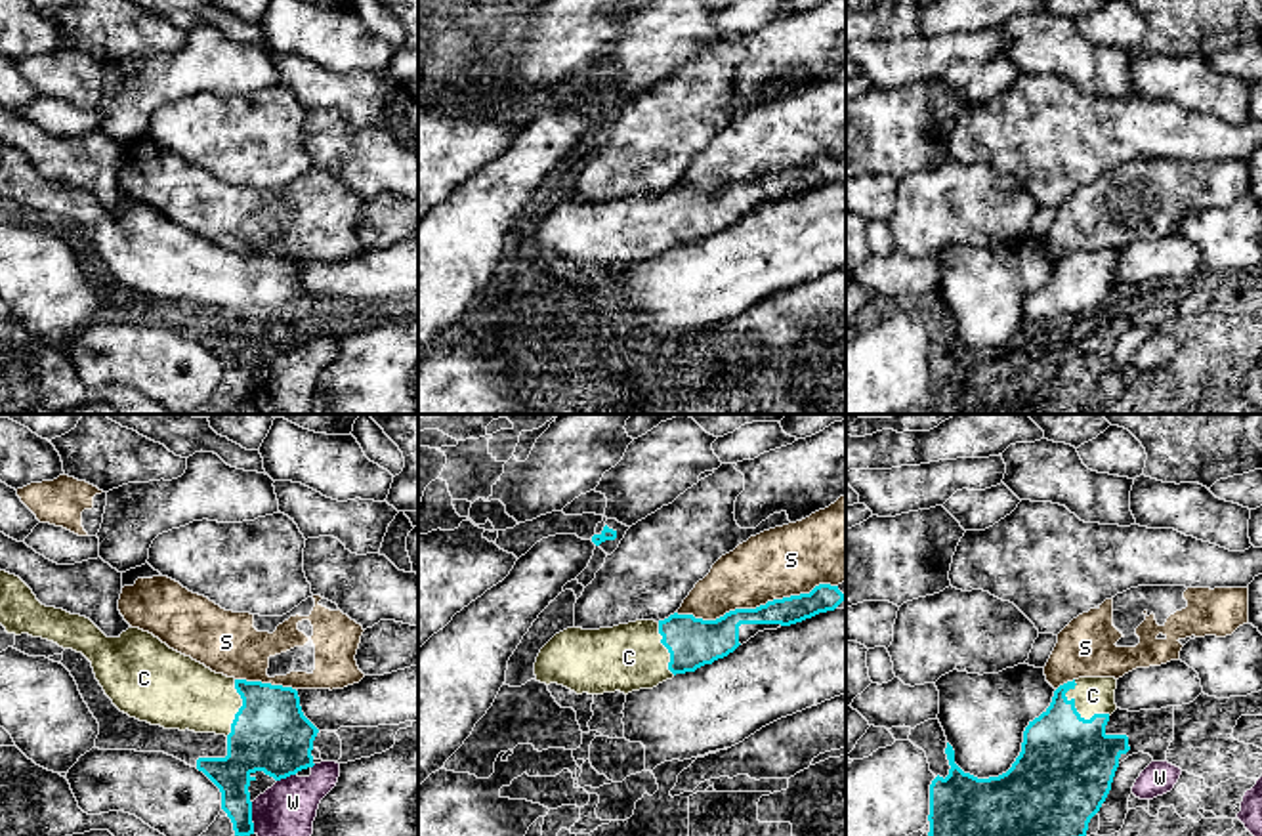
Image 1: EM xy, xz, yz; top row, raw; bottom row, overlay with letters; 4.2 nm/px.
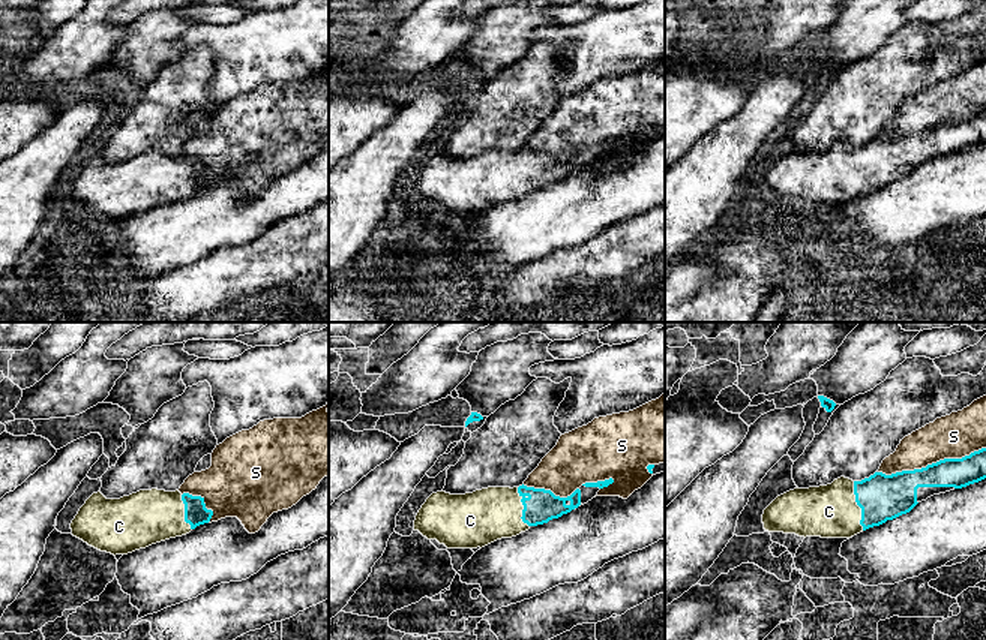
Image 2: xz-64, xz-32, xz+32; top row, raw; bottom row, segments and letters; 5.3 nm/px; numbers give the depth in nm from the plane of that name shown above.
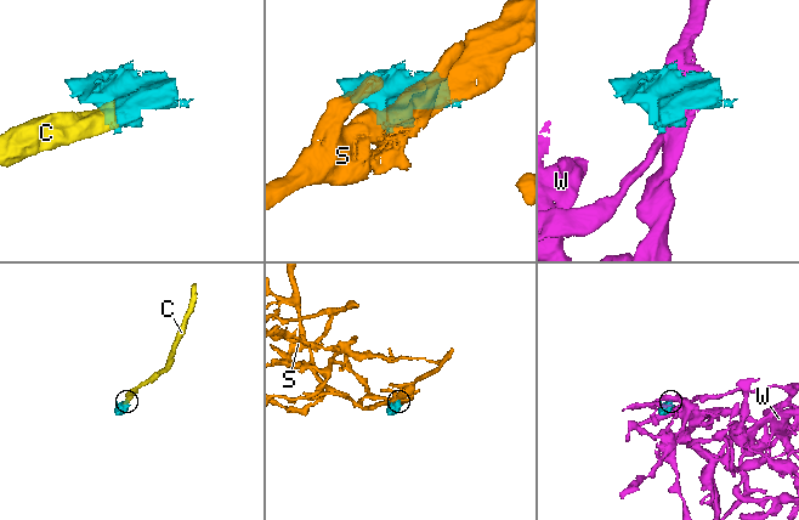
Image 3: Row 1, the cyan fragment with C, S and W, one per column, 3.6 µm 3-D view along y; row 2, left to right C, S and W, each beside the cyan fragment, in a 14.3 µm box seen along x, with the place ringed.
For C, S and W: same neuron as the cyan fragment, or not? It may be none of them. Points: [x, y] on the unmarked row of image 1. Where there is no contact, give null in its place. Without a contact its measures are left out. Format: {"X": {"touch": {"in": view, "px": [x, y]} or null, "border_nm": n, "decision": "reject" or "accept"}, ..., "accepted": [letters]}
{"C": {"touch": {"in": "yz", "px": [1083, 291]}, "border_nm": 220, "decision": "accept"}, "S": {"touch": {"in": "xz", "px": [757, 180]}, "border_nm": 700, "decision": "reject"}, "W": {"touch": {"in": "xy", "px": [285, 350]}, "border_nm": 90, "decision": "reject"}, "accepted": ["C"]}

